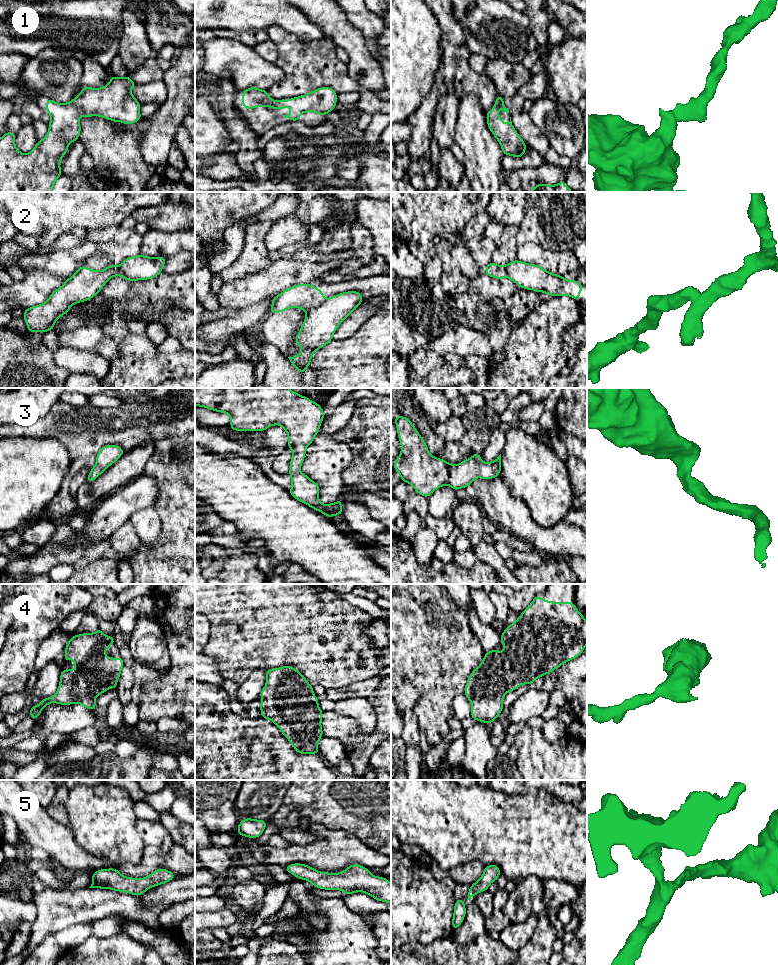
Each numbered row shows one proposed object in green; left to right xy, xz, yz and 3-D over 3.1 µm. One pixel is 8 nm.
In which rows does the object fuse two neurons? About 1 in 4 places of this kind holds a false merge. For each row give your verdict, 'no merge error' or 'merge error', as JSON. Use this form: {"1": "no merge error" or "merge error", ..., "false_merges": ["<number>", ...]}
{"1": "no merge error", "2": "merge error", "3": "no merge error", "4": "no merge error", "5": "no merge error", "false_merges": ["2"]}

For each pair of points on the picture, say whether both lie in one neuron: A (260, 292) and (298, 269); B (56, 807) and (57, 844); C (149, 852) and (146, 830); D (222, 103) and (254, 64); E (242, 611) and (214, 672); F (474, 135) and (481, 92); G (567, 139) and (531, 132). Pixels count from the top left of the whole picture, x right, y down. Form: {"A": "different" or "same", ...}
{"A": "same", "B": "different", "C": "different", "D": "different", "E": "different", "F": "different", "G": "different"}

